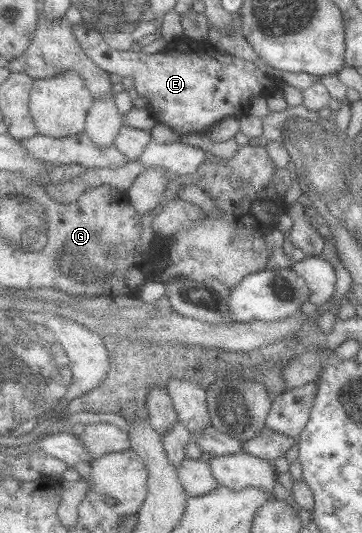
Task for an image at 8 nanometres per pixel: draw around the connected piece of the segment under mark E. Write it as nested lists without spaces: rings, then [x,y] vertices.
[[[84,22],[73,26],[74,32],[80,41],[81,47],[88,53],[88,56],[100,68],[117,74],[120,77],[133,78],[133,87],[140,97],[149,102],[149,110],[157,122],[162,122],[172,128],[178,136],[190,134],[204,134],[208,128],[220,123],[228,117],[241,117],[248,111],[253,98],[280,90],[282,76],[276,71],[264,73],[254,62],[244,60],[239,54],[236,56],[218,50],[218,47],[208,42],[194,42],[192,37],[186,38],[186,42],[174,46],[170,44],[166,49],[153,54],[145,54],[142,51],[126,51],[112,48],[105,39],[104,34],[97,29],[87,26]]]

